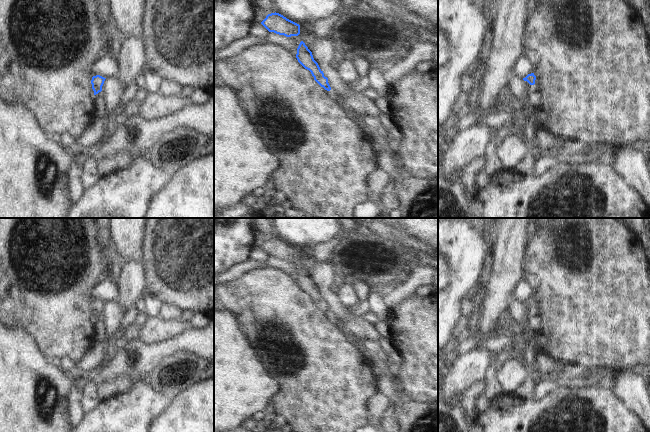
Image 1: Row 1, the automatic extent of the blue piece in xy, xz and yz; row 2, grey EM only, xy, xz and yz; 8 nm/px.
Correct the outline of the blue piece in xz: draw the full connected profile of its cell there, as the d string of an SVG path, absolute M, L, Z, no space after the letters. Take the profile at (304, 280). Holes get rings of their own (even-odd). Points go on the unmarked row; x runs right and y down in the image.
M303 265L300 266L297 272L296 282L298 286L314 301L314 304L325 314L330 315L331 311L328 307L328 302L324 300L318 287L314 284L312 276L308 273Z

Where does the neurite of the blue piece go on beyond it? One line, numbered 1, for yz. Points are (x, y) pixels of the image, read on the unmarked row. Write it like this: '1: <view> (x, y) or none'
1: none

